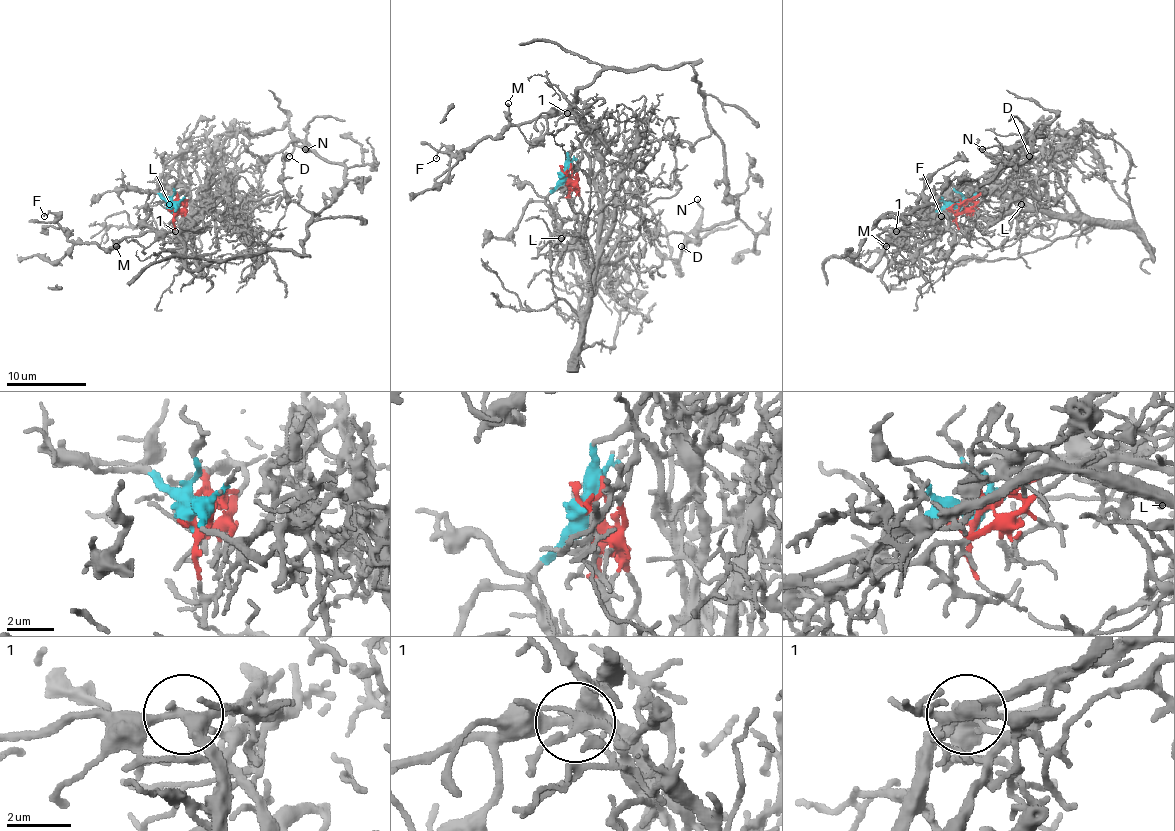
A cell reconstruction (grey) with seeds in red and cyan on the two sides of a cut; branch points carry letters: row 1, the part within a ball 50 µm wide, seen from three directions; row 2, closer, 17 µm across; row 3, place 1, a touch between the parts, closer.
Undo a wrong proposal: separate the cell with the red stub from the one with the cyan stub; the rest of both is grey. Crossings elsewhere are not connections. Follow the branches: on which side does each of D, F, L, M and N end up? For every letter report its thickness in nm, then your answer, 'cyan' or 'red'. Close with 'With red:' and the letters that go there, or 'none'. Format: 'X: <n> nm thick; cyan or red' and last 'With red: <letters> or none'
D: 170 nm thick; cyan
F: 130 nm thick; cyan
L: 200 nm thick; red
M: 170 nm thick; cyan
N: 170 nm thick; cyan
With red: L

